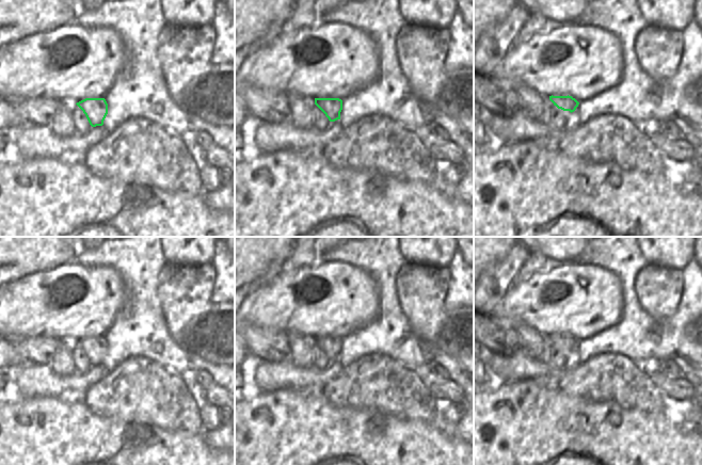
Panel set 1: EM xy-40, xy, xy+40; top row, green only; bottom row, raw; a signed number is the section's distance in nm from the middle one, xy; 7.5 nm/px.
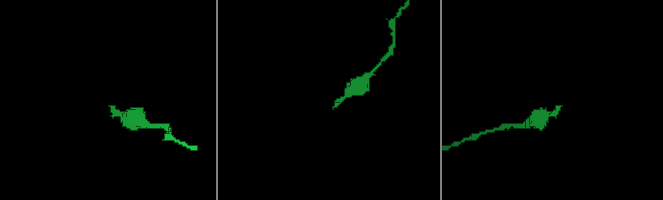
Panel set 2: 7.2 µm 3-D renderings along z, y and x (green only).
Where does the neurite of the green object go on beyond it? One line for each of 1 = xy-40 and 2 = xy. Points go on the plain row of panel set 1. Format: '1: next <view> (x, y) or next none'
1: next none
2: next none

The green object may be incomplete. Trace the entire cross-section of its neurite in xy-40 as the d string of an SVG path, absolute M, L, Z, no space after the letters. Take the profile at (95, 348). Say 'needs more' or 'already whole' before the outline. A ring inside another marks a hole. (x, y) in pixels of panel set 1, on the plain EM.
already whole | M85 337L76 343L83 350L92 366L103 364L108 353L108 342L105 337Z

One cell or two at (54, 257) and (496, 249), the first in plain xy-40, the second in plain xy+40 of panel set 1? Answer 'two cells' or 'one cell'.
one cell

